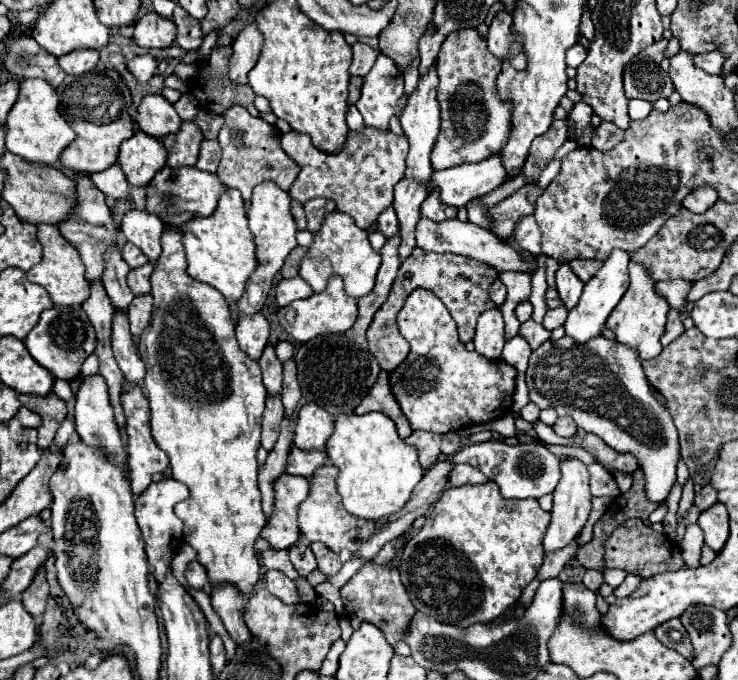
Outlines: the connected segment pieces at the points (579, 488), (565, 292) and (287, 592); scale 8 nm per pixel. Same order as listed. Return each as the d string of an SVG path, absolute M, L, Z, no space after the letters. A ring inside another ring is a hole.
M570 459L570 461L562 461L562 479L554 491L554 507L552 507L552 521L546 529L546 535L544 535L544 551L546 553L554 553L562 547L566 547L572 539L578 537L580 529L584 527L586 519L588 519L588 513L590 513L590 485L588 485L588 471L586 471L586 465L578 459Z
M562 263L556 273L556 289L558 289L562 305L568 311L576 307L580 293L582 293L582 287L584 287L584 283L580 283L580 279L572 273L572 269L566 263Z
M266 571L264 575L266 579L266 589L278 597L280 601L284 601L286 605L294 605L298 603L298 591L292 579L288 579L282 571Z

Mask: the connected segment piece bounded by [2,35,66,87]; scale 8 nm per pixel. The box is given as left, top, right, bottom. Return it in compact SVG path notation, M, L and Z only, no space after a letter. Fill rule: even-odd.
M20 35L10 41L8 53L2 55L2 67L16 79L42 77L52 87L58 87L66 77L56 57L44 53L44 49L40 49L30 35Z

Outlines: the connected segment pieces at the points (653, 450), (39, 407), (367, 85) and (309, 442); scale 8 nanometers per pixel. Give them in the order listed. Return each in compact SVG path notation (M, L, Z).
M606 337L586 341L584 345L574 343L572 347L576 349L570 349L570 345L564 345L564 349L556 349L556 341L546 341L542 345L542 351L546 355L536 355L536 351L532 351L526 369L530 401L536 403L540 409L552 407L558 413L558 417L570 415L580 429L602 437L602 441L610 445L614 451L632 453L644 473L646 497L654 503L664 503L670 489L676 483L676 465L680 459L678 431L672 423L672 415L668 413L666 405L662 405L650 391L650 383L646 379L638 353L634 349L628 349L628 345L620 345L618 341Z
M48 393L46 397L18 395L18 401L42 417L42 423L38 427L38 447L46 449L54 441L60 423L66 419L66 403L58 399L54 393Z
M378 55L374 67L364 77L362 95L356 103L358 111L364 117L364 123L376 129L386 131L388 121L396 111L396 103L404 93L404 77L392 65L392 59Z
M316 403L304 405L296 420L296 431L294 431L294 445L306 451L324 451L326 441L332 435L334 429L334 417L320 409Z

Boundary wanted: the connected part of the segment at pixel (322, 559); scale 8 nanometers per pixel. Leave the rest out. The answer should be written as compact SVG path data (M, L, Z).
M312 543L310 545L314 555L316 555L316 561L318 561L318 569L324 573L324 575L336 575L340 571L340 567L352 559L352 553L348 553L346 549L336 553L332 549L328 549L326 545L320 545L320 543Z

